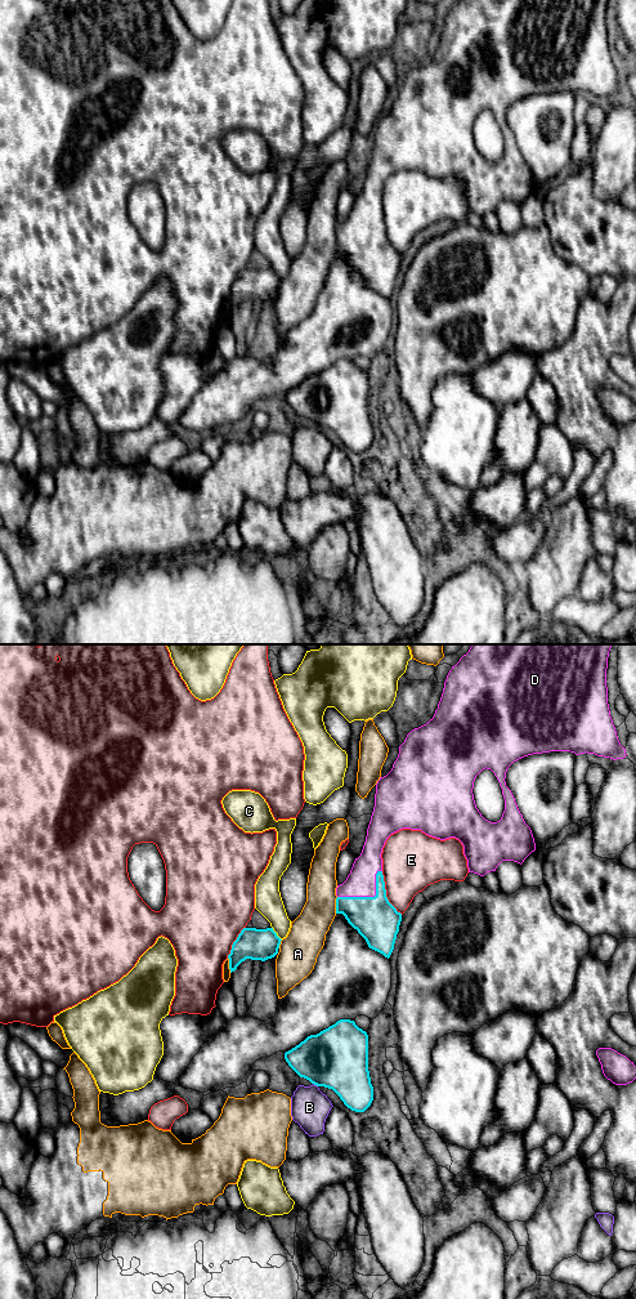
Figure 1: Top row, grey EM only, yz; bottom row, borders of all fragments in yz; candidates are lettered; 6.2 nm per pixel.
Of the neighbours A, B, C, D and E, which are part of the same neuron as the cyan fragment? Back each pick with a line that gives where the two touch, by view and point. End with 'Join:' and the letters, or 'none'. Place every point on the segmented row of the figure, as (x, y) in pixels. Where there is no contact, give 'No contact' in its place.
D: Touches cyan at yz (368, 897)
Join: D

